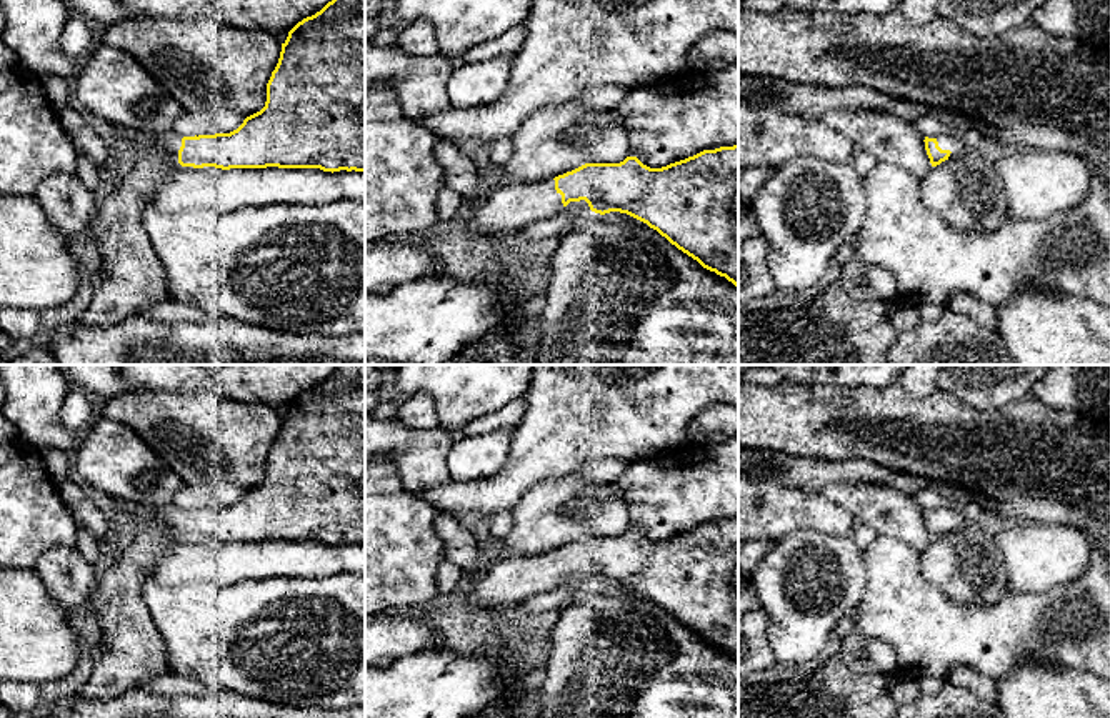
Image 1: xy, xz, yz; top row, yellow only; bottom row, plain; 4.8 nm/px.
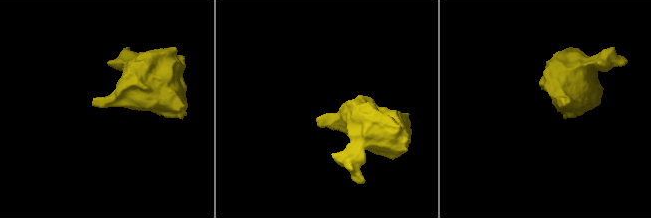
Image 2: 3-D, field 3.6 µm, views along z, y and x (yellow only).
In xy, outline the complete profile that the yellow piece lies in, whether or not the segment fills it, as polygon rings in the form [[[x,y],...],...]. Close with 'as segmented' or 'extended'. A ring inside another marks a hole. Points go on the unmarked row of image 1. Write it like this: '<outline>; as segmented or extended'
[[[340,365],[282,416],[265,480],[230,506],[182,510],[130,505],[138,523],[165,523],[182,540],[365,545],[365,365]]]; extended

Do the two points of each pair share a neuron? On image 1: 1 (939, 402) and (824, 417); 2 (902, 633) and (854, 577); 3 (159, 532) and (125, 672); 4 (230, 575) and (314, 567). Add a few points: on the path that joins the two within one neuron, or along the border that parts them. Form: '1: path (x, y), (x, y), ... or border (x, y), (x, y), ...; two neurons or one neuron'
1: path (910, 415), (852, 415); one neuron
2: border (864, 552), (865, 593), (855, 607); two neurons
3: path (130, 567), (125, 575), (125, 637); one neuron
4: path (250, 562), (294, 562); one neuron

